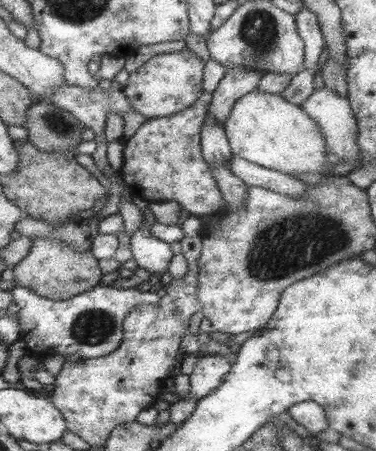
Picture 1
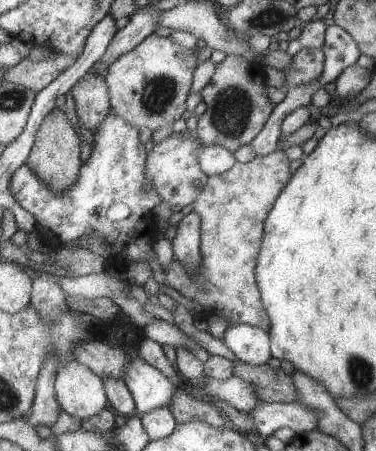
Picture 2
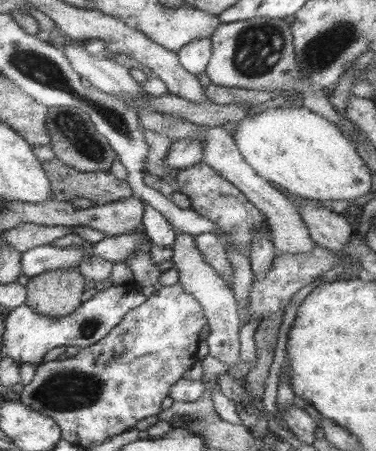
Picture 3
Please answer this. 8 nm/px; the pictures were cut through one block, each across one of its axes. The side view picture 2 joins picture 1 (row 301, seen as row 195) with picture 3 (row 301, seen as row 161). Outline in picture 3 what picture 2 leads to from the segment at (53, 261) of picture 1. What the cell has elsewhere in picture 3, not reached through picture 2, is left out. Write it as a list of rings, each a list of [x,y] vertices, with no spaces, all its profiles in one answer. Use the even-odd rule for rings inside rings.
[[[55,270],[29,280],[29,306],[49,318],[67,318],[85,302],[81,300],[89,282],[81,270]]]

